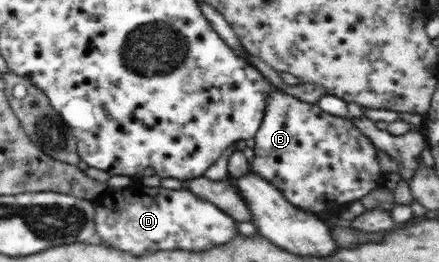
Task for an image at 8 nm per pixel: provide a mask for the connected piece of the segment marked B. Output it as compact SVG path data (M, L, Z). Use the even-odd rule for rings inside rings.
M273 86L270 94L267 94L263 120L254 140L251 172L280 190L290 205L315 215L328 210L334 204L360 200L370 190L378 188L378 180L380 176L384 176L376 155L377 146L351 120L326 113L318 103L302 102Z

